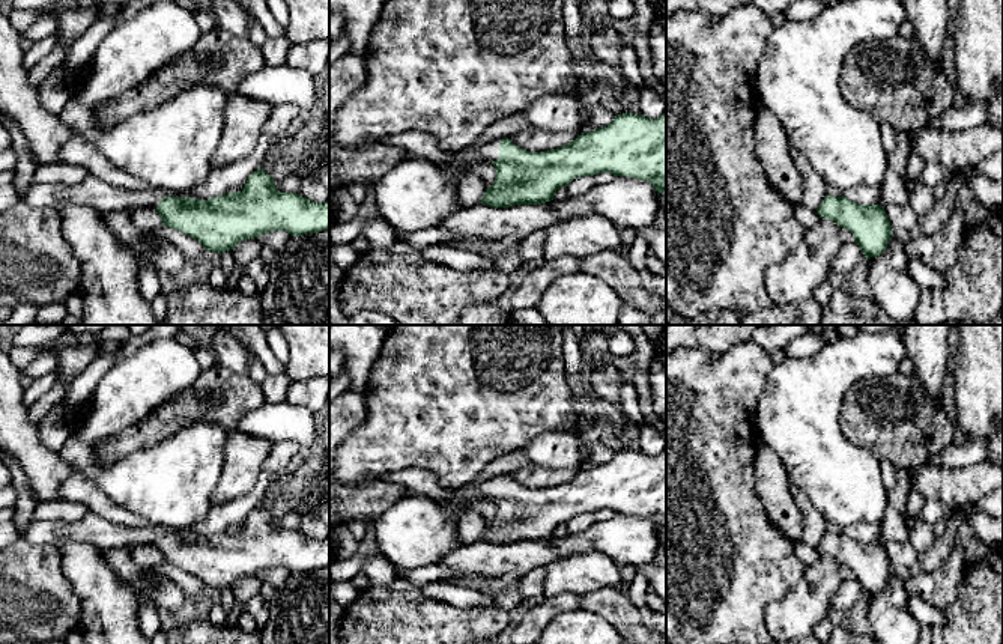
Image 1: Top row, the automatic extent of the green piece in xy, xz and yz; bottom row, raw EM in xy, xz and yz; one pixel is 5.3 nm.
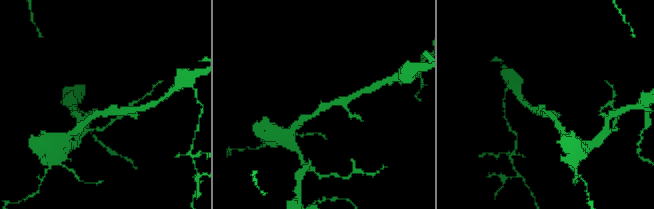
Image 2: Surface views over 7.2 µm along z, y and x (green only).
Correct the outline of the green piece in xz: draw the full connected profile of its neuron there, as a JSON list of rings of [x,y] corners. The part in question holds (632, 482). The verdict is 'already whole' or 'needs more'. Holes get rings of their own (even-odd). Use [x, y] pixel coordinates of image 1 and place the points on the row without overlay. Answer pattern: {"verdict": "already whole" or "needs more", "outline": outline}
{"verdict": "needs more", "outline": [[[666,448],[657,456],[623,450],[603,465],[580,472],[567,483],[544,489],[520,486],[510,475],[493,477],[474,486],[463,485],[456,494],[465,500],[478,495],[496,506],[496,515],[481,534],[483,542],[508,545],[516,542],[540,542],[553,537],[561,524],[580,513],[612,510],[651,519],[657,528],[666,528]]]}

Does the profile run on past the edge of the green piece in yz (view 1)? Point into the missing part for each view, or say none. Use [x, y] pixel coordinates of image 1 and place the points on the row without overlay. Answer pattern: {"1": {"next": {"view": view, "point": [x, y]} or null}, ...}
{"1": {"next": null}}

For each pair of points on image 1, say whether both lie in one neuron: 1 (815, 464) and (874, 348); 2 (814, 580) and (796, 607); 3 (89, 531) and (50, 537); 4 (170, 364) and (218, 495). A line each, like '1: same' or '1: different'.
1: same
2: same
3: same
4: different

